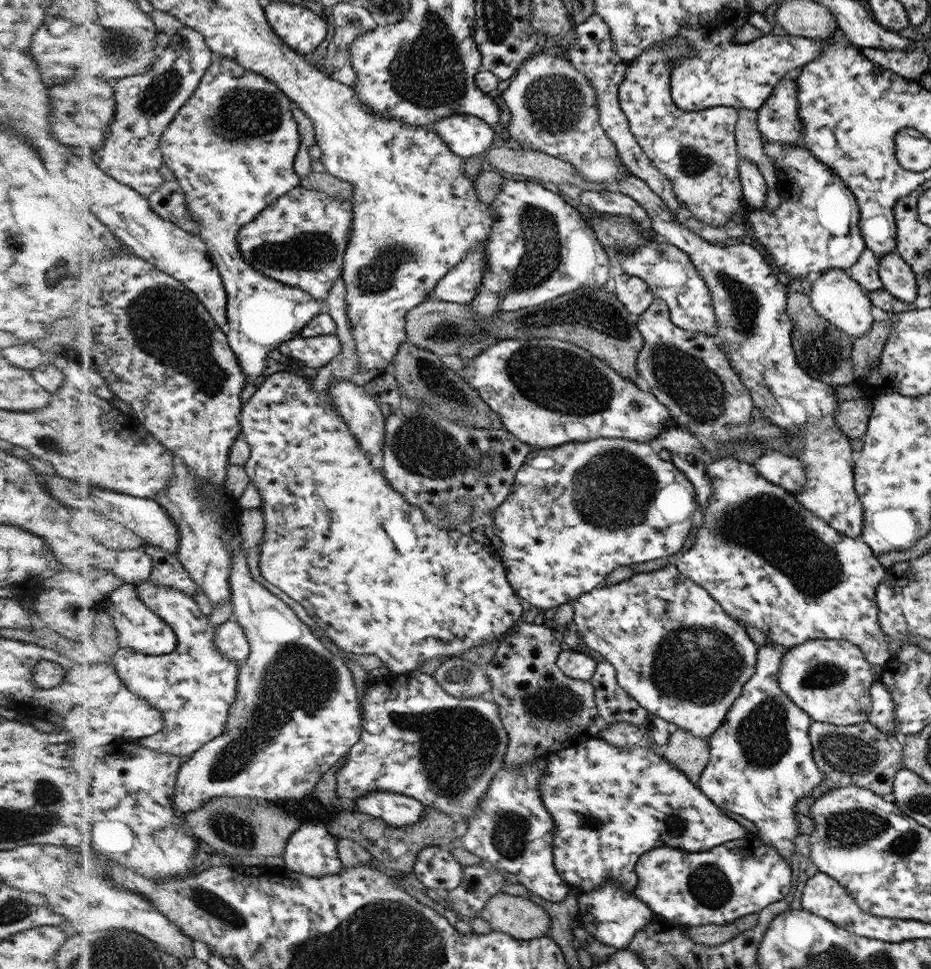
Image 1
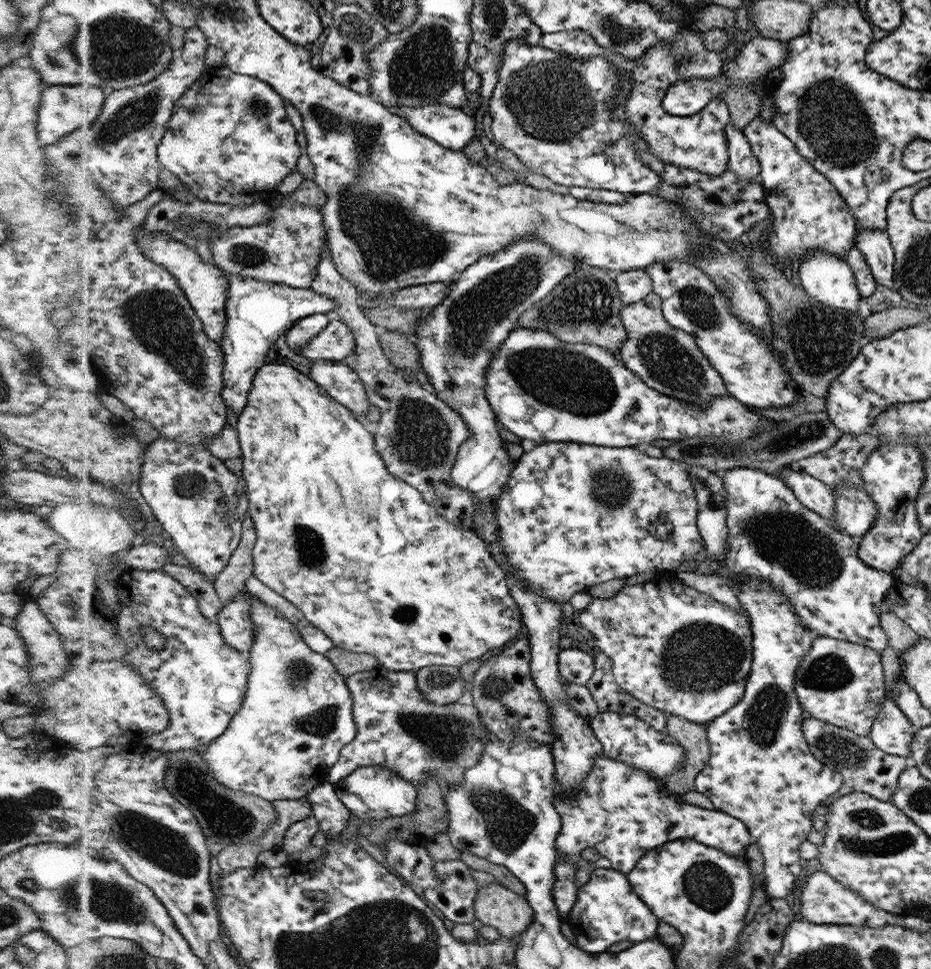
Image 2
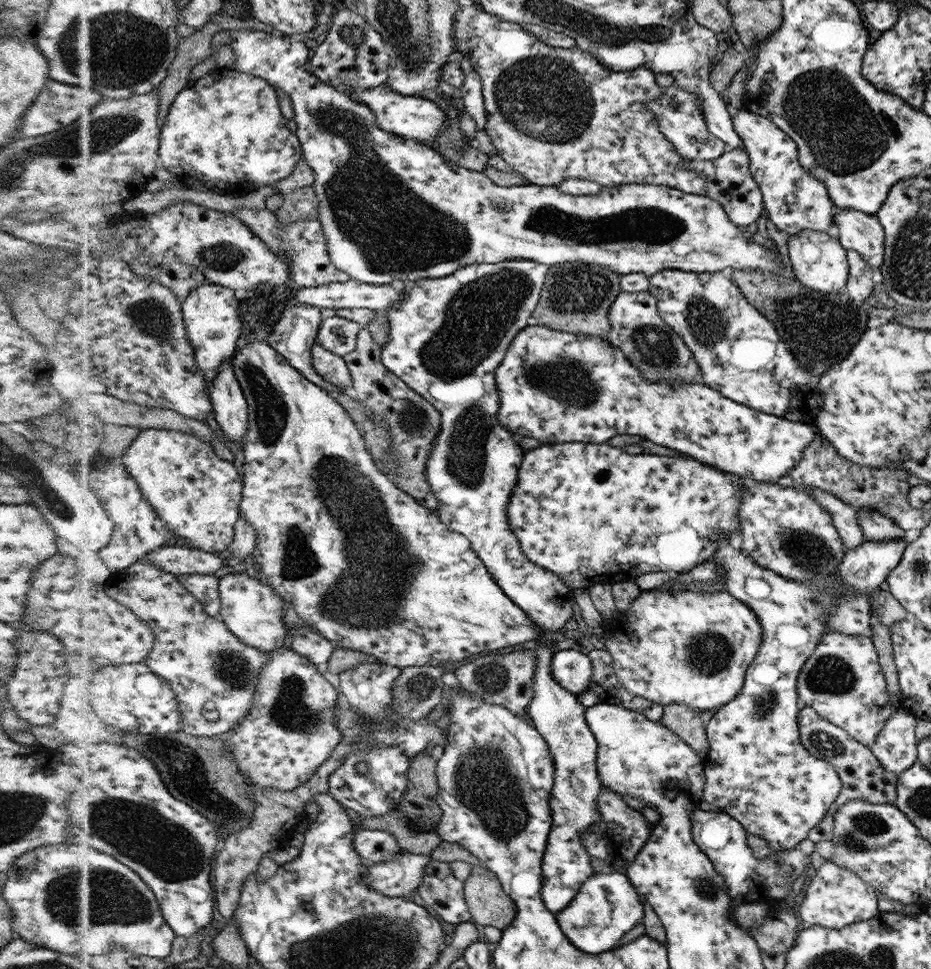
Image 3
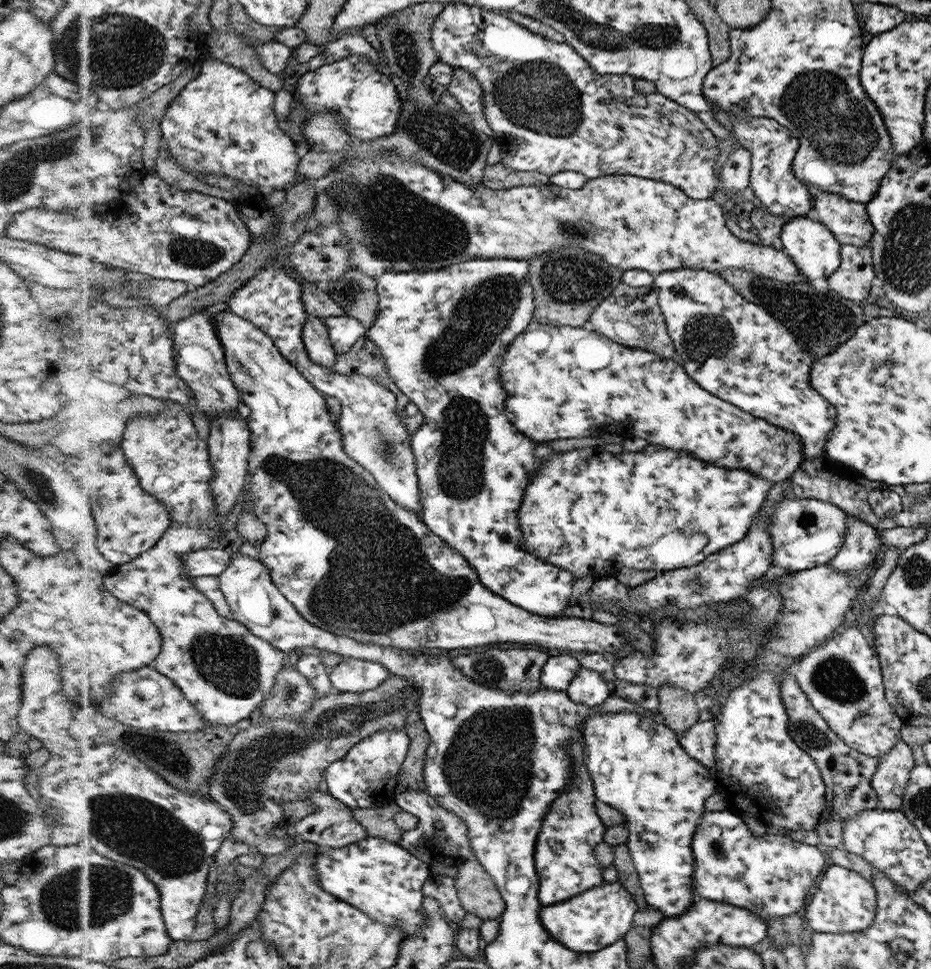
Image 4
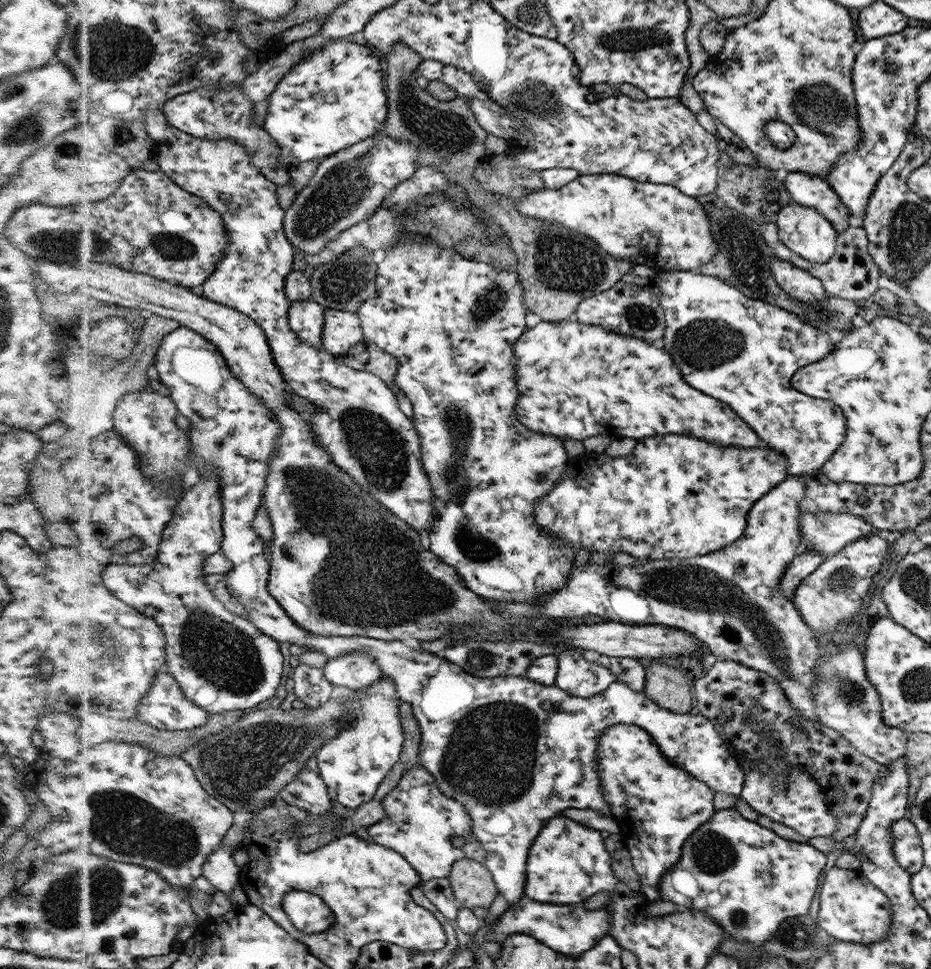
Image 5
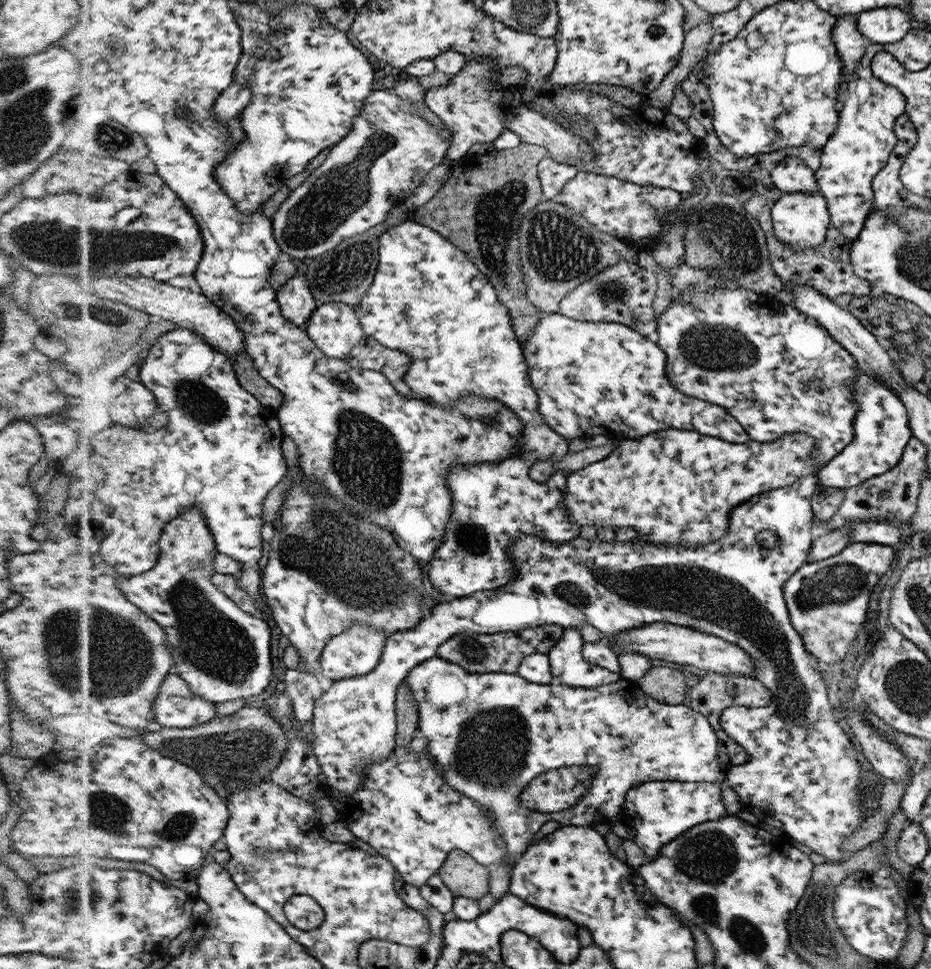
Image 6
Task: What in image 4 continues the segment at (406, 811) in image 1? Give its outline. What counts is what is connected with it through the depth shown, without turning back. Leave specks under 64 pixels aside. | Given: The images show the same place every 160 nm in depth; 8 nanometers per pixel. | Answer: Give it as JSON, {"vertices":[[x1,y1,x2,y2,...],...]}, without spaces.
{"vertices":[[382,730,356,743,346,756,332,763,326,772,330,795,348,809,386,807,394,803,399,772,411,740,400,730]]}

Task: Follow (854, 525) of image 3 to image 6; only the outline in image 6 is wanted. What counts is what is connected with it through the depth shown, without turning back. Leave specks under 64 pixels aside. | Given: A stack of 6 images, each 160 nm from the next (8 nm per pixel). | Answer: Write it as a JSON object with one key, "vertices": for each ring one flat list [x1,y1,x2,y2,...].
{"vertices":[[850,542,844,550,836,556,806,563,792,574,790,580,783,586,786,595,788,614,791,617,792,626,802,634,804,646,812,656,815,656,820,664,831,671,836,671,840,660,848,654,856,632,862,628,864,618,868,614,868,602,870,592,880,580,884,572,888,572,890,564,894,560,894,549,884,543]]}

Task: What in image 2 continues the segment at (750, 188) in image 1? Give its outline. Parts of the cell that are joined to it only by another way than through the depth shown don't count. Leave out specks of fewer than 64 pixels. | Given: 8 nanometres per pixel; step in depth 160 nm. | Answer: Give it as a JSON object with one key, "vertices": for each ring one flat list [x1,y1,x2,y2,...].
{"vertices":[[729,122,726,126,726,137,730,151,729,169,744,179,744,182,756,182,760,178,761,168,744,133]]}

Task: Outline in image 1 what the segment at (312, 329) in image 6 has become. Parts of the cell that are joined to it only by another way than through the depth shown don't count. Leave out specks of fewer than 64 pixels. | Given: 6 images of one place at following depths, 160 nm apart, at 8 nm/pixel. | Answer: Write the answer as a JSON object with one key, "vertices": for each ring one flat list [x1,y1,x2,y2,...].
{"vertices":[[327,334,306,338,300,336,285,342,279,349,282,354,301,361,306,366,324,368,342,351,341,338,336,334]]}

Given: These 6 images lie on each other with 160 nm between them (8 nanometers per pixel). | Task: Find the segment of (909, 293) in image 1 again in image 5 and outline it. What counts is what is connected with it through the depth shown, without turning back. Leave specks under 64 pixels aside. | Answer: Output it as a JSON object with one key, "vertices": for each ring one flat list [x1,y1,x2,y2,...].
{"vertices":[[807,172,781,173,780,179,795,204,814,208,816,212,824,215,832,226,835,226,838,233,848,228,848,221,852,215,848,208,842,205,840,197,834,193,825,179]]}

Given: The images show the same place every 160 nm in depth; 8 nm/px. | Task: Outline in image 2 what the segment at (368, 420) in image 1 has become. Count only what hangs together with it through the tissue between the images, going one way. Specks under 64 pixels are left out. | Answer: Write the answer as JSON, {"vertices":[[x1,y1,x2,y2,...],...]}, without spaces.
{"vertices":[[319,360,312,366,311,377,348,410,360,416,365,415,370,406,369,398,362,379,352,367,342,362]]}

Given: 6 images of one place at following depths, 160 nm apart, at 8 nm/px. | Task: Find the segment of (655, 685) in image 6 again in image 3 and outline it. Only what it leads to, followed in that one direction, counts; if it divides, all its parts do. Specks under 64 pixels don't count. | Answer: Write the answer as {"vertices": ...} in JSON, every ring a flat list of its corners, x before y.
{"vertices":[[670,704,663,709,660,722,664,727,668,727,668,730,674,731,684,743,690,744,700,754,700,758,705,759,710,745,700,713,684,704]]}

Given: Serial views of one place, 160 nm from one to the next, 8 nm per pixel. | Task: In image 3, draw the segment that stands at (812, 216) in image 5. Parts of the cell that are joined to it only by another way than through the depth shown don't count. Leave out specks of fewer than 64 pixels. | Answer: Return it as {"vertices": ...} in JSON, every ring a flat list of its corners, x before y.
{"vertices":[[804,230,802,233,789,237,788,251,790,251,790,263,797,279,804,286,812,287,812,290,821,290,825,293,840,293,847,284,850,264,847,260,847,250,834,234]]}

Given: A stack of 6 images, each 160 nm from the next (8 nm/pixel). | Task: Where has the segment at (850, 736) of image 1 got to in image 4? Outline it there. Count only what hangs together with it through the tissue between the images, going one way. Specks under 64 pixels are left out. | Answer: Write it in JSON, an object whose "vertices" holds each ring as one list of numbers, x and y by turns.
{"vertices":[[786,672,782,678,782,696,784,707,787,708,788,731,791,732,792,739,815,759,827,785,827,806,815,828,820,845,826,849,839,847,843,839,844,825,864,811,877,809,880,804,880,796,874,789,874,774,879,766,879,759,853,750,828,727,826,719,812,707,802,693,793,672]]}

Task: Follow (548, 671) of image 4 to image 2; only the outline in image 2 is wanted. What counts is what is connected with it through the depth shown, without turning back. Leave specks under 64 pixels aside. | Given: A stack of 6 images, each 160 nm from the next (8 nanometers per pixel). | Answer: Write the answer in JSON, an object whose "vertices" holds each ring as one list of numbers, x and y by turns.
{"vertices":[[562,648,559,652,559,672,562,681,586,685,595,672,593,657,578,648]]}

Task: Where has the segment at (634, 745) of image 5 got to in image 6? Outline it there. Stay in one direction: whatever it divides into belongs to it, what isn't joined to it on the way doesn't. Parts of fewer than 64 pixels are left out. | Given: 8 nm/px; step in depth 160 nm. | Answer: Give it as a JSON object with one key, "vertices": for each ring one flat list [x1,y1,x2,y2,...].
{"vertices":[[653,780,636,784,627,793,622,809,622,817,630,823,634,831,632,840,642,847,646,863,653,861,660,849,672,839,679,837,685,830,714,821,726,816,722,804,720,783,713,782,678,782,672,780]]}

